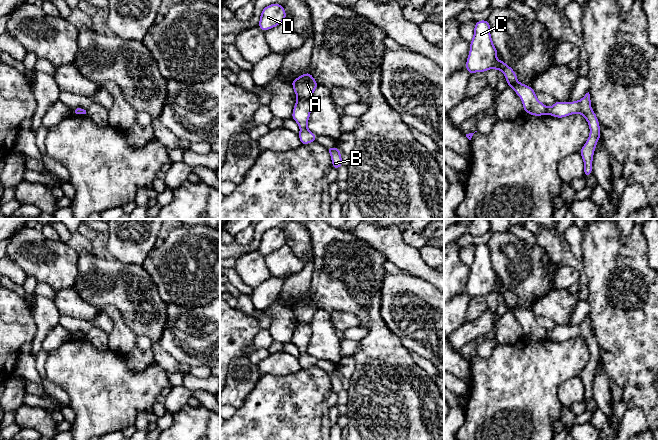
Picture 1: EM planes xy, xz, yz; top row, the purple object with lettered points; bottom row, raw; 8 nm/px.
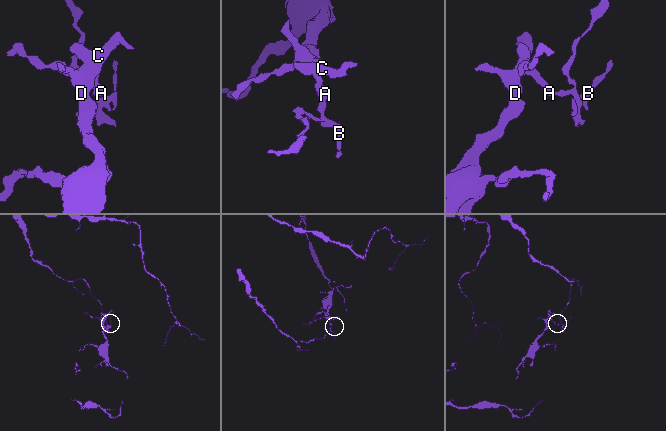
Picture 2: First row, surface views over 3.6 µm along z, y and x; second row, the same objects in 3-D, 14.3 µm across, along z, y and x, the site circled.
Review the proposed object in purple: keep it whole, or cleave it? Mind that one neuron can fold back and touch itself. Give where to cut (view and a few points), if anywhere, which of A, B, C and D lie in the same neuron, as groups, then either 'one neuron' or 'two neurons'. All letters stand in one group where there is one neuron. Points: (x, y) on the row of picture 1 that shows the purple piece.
cut xz (297, 97), (309, 100); groups A C D / B; two neurons

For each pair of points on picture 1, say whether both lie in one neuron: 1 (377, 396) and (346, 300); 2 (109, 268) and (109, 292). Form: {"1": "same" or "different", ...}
{"1": "same", "2": "same"}

